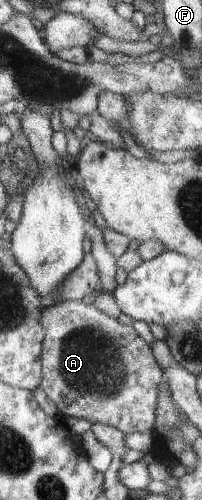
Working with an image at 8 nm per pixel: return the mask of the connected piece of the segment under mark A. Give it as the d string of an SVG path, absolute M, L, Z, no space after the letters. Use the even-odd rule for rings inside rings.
M66 300L45 306L40 323L46 332L42 389L58 407L59 413L83 419L92 425L101 423L114 426L127 435L150 434L158 421L158 402L166 376L154 357L154 350L132 325L123 325L119 319L106 315L94 304L87 305L81 300Z

